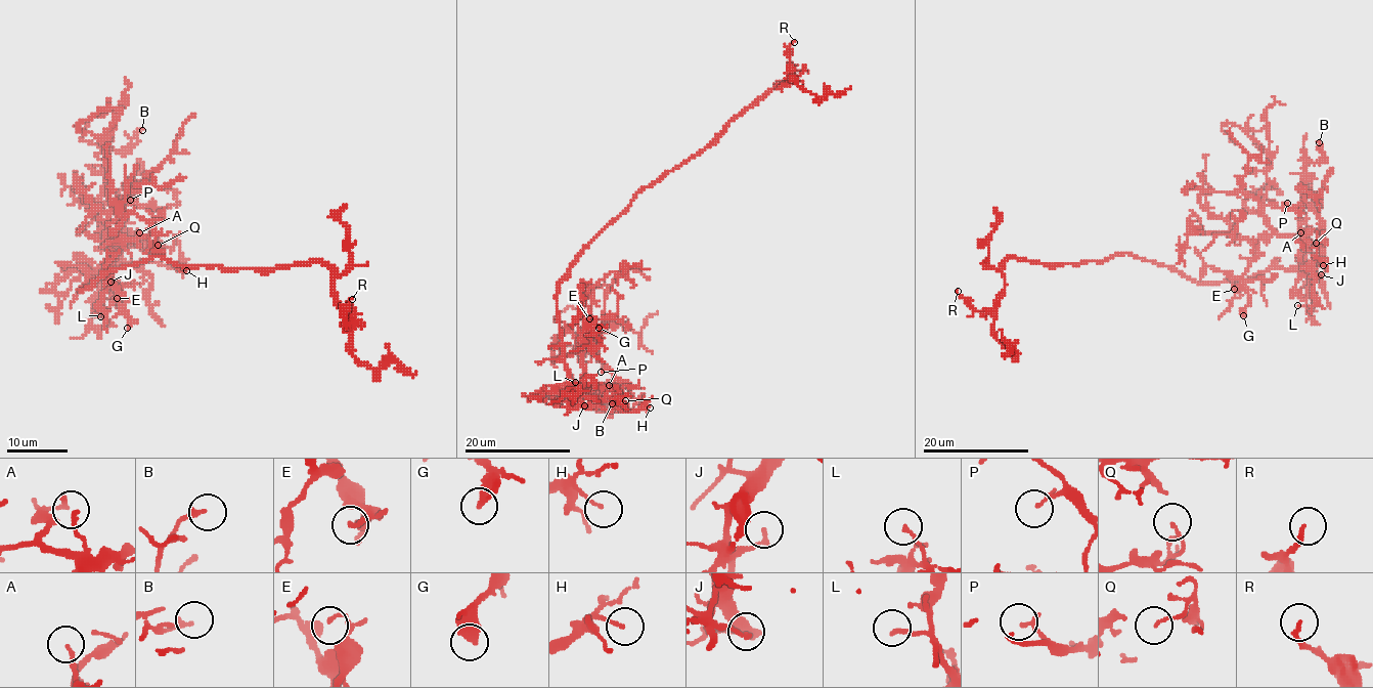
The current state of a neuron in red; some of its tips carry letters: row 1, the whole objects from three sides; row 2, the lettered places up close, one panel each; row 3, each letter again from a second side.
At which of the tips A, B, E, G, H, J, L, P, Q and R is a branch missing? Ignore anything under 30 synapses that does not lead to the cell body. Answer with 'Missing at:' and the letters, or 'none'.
Missing at: none

